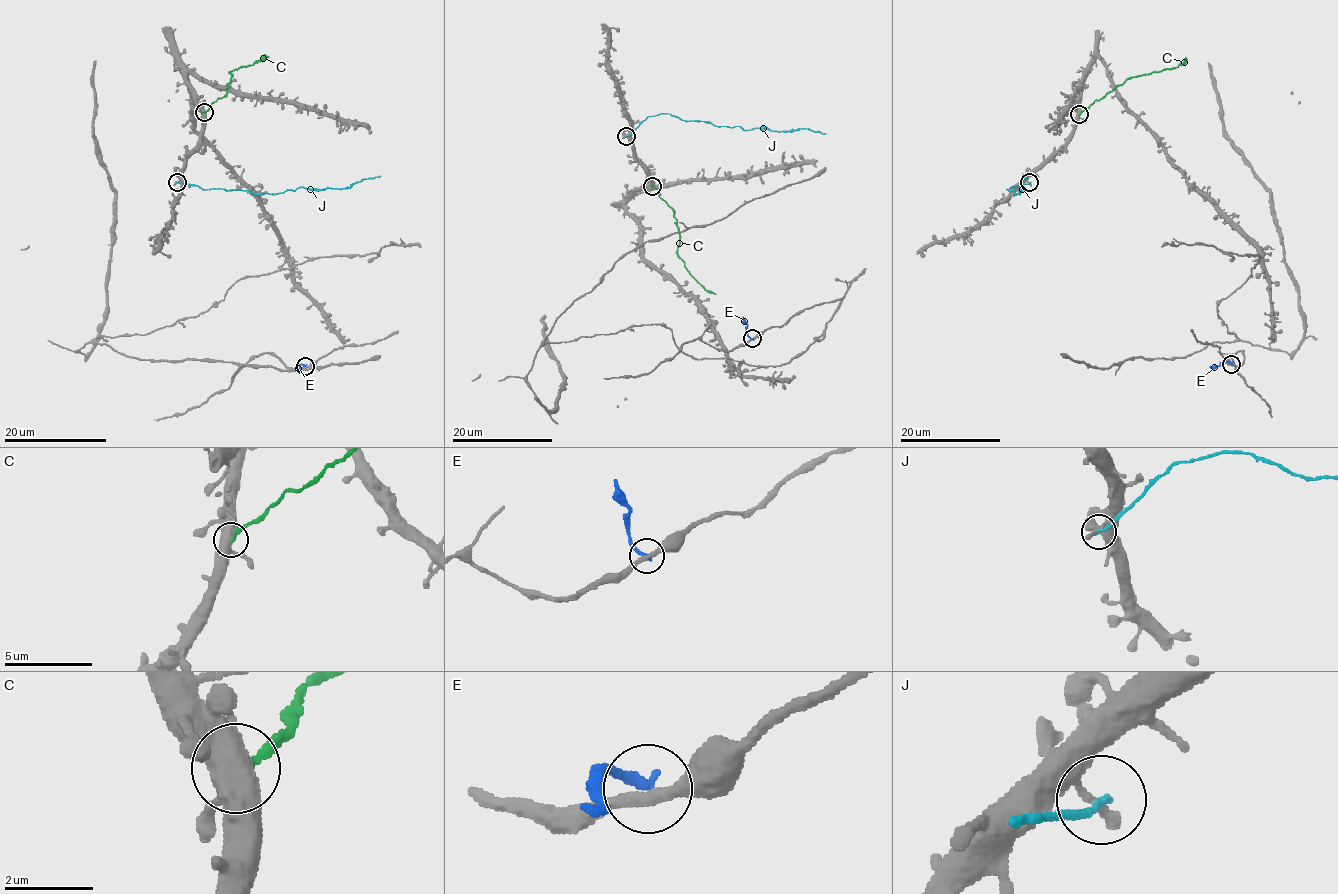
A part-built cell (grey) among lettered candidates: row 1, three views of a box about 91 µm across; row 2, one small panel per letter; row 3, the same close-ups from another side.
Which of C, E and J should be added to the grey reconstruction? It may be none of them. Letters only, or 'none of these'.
none of these

